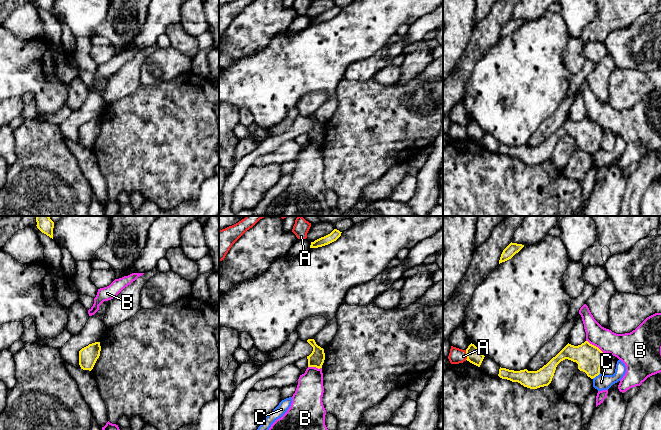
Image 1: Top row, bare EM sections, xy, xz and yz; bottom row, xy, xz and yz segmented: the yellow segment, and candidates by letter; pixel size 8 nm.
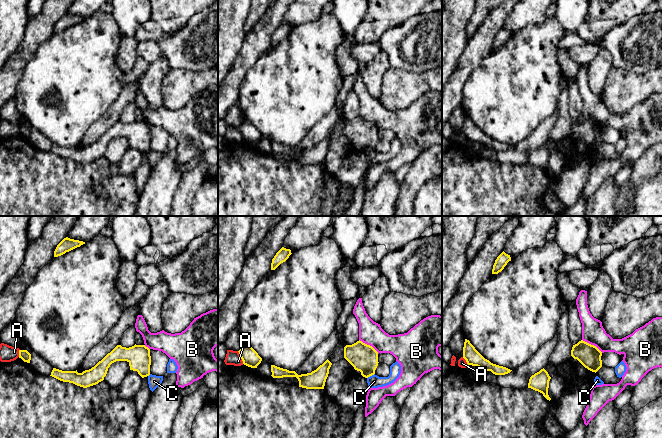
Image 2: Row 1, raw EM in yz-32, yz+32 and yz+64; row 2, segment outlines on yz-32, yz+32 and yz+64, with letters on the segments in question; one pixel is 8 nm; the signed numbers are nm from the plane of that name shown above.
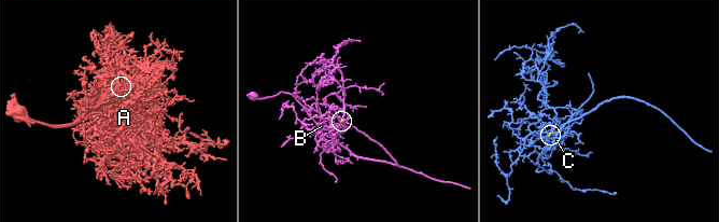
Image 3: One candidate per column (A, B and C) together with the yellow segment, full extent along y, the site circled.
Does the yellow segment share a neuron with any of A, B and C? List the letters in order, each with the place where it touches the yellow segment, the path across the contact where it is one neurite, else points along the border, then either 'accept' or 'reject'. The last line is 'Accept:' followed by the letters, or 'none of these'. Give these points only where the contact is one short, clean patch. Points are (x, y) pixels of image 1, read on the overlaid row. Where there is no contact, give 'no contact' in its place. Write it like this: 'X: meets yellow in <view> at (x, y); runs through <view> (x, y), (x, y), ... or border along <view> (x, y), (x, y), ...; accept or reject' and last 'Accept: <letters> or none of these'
A: meets yellow in yz at (467, 355); border along yz (465, 350), (466, 359); reject
B: meets yellow in yz at (595, 346); reject
C: meets yellow in yz at (596, 375); border along yz (600, 373), (592, 378); reject
Accept: none of these

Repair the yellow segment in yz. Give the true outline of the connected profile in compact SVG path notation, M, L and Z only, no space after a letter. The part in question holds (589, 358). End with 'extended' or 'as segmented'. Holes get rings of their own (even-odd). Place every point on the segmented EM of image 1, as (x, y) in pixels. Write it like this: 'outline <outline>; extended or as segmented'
outline M588 341L578 346L568 343L555 357L537 371L528 371L527 369L514 371L500 367L498 376L502 379L518 382L527 388L537 389L548 386L552 381L557 365L568 359L576 362L578 369L593 379L600 374L603 361L602 353L598 347Z; as segmented

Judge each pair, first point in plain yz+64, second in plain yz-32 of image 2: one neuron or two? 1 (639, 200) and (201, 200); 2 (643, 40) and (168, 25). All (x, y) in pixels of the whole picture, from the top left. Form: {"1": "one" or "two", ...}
{"1": "one", "2": "two"}

